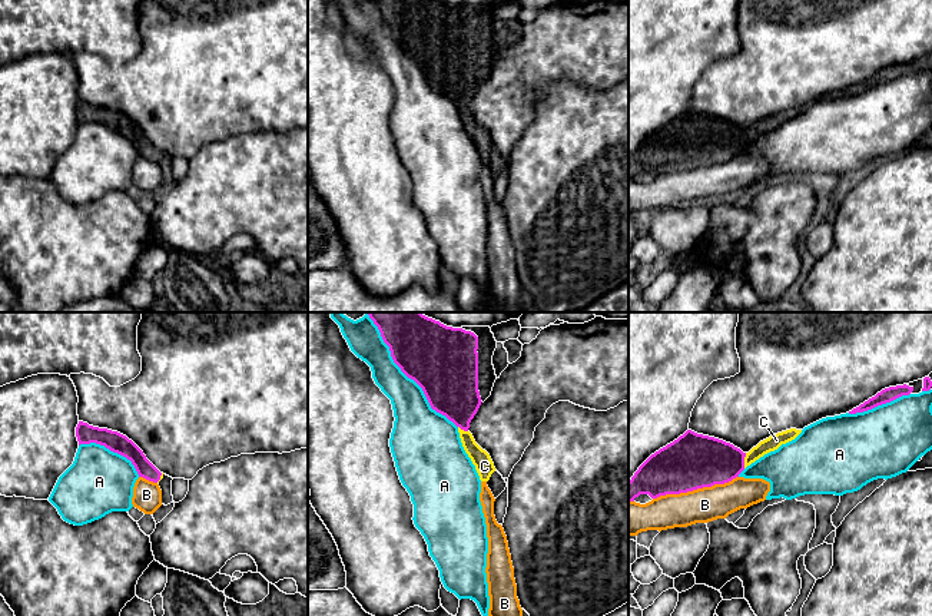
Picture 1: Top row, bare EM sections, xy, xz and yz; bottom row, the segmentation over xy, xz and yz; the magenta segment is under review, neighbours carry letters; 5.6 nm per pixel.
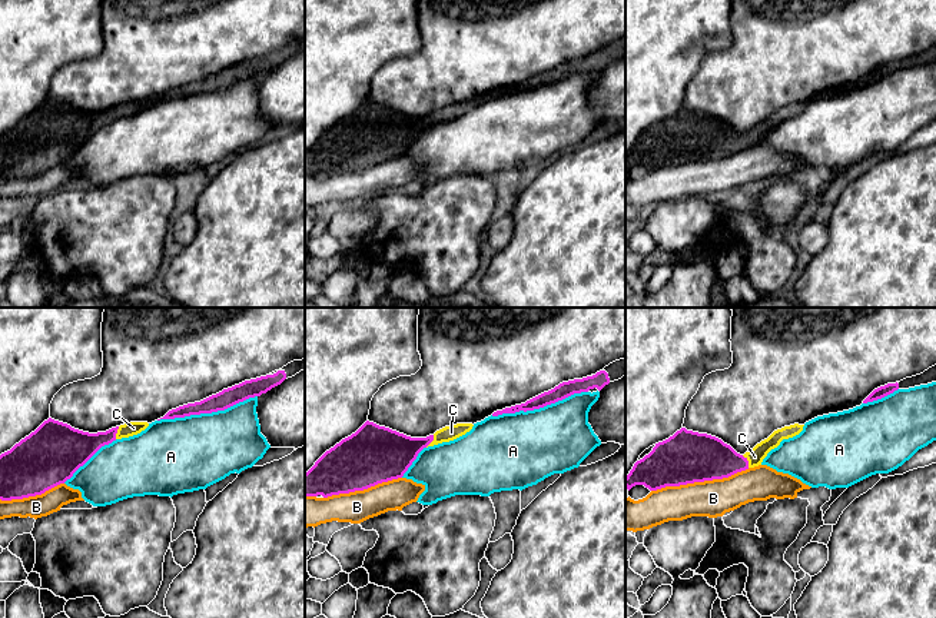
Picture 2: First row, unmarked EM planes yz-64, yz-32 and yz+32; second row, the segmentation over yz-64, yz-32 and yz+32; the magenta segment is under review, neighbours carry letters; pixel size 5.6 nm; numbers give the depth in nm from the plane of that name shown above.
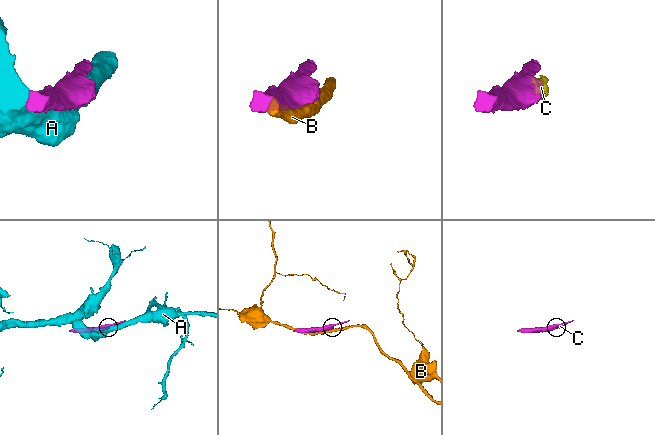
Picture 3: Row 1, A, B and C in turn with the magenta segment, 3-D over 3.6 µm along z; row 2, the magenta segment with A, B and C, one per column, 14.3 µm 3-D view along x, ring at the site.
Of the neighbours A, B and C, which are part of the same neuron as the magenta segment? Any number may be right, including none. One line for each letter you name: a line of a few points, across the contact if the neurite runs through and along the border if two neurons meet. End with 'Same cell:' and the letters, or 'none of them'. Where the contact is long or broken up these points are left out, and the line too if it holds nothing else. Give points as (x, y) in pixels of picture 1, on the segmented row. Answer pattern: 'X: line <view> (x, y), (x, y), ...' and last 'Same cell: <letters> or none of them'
C: line yz (699, 460), (743, 460), (776, 440)
Same cell: C

